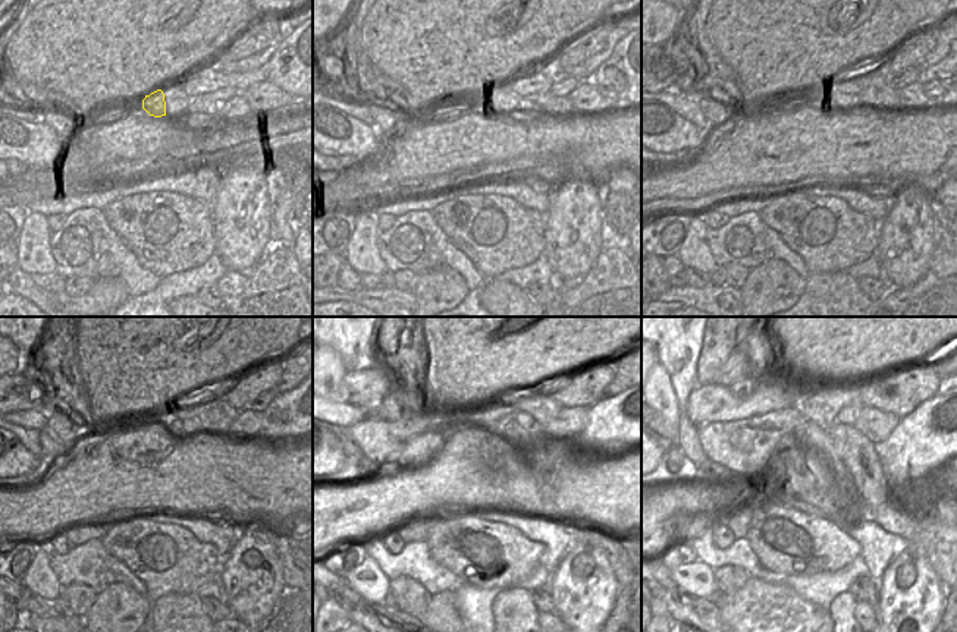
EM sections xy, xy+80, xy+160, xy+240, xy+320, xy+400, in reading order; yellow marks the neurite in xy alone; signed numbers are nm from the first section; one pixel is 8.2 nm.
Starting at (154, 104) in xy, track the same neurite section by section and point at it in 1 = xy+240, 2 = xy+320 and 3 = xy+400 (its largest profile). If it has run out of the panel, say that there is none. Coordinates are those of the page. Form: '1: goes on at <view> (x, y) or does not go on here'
1: goes on at xy+240 (175, 427)
2: goes on at xy+320 (526, 443)
3: goes on at xy+400 (857, 453)

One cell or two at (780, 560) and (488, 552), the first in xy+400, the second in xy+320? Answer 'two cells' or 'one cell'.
one cell

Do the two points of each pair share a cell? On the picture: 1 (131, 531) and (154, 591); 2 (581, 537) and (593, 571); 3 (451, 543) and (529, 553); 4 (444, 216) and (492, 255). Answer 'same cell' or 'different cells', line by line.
1: same cell
2: different cells
3: same cell
4: same cell

